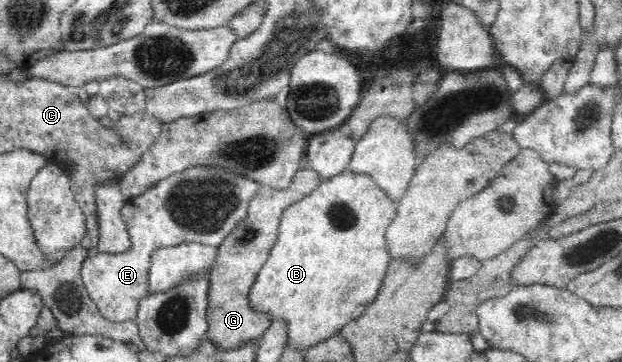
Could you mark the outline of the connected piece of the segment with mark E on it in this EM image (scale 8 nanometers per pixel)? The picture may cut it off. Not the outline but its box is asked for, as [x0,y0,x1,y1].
[81,166,261,322]

